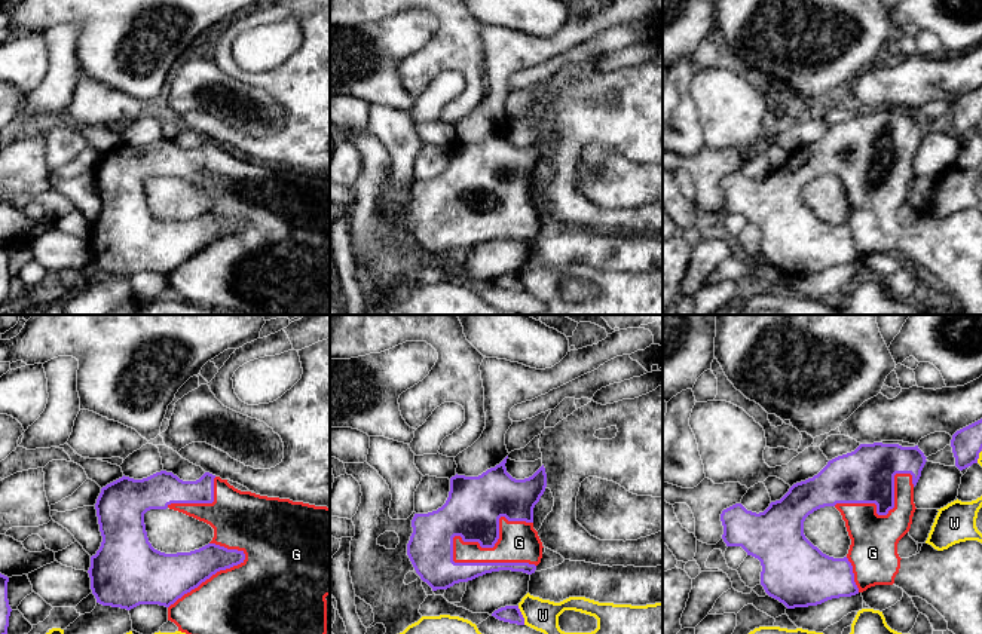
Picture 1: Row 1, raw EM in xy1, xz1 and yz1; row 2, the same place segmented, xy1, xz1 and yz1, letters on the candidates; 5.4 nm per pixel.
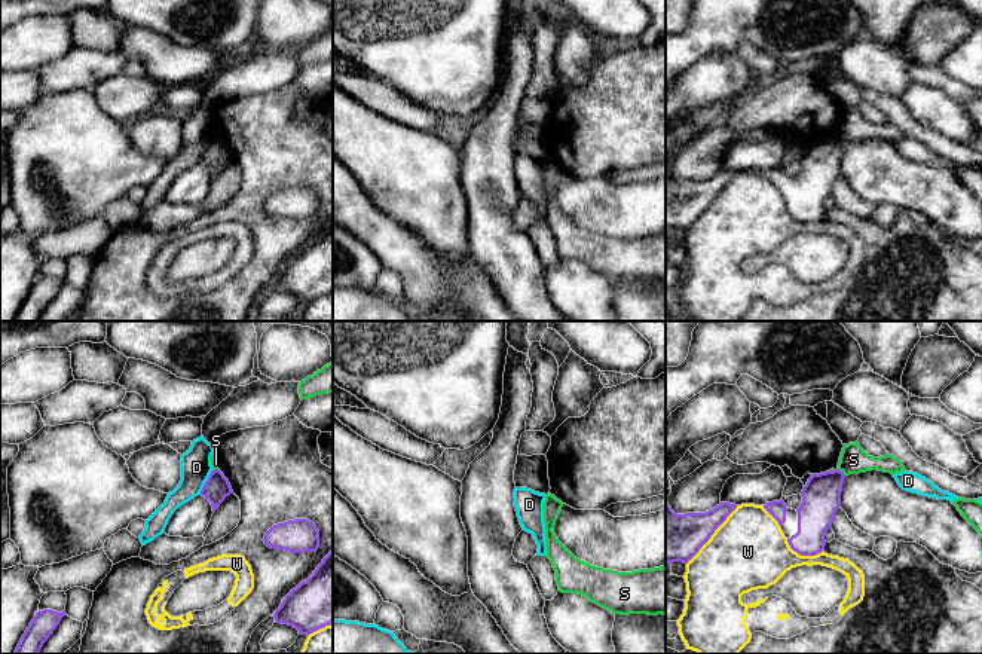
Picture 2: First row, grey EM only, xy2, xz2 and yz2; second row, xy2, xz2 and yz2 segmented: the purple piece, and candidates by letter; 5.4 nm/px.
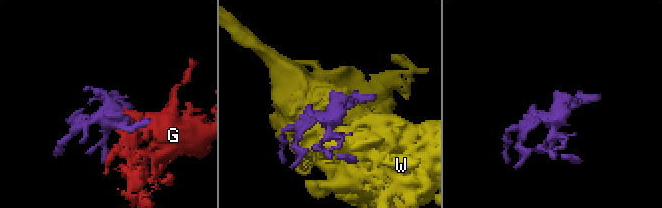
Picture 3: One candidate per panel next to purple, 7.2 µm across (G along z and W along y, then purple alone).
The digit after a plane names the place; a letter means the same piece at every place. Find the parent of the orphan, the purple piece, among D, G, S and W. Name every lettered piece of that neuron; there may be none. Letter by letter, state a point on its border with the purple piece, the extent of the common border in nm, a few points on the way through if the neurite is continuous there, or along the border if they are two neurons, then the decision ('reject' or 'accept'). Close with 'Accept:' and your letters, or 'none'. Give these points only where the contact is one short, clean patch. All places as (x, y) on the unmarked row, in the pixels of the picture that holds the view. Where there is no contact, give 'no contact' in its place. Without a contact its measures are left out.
D: xy2 (205, 149) | 150 nm | along xy2 (211, 137), (199, 161) | reject
G: xz1 (483, 230) | 480 nm | accept
S: yz2 (843, 140) | 60 nm | along yz2 (838, 136), (844, 143) | reject
W: yz2 (712, 201) | 420 nm | reject
Accept: G

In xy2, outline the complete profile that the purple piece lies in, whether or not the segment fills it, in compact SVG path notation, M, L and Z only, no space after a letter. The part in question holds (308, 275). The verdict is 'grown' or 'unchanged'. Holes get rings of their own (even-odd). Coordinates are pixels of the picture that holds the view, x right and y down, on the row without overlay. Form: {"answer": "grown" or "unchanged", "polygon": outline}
{"answer": "unchanged", "polygon": "M333 218L316 233L313 241L293 256L273 281L276 290L293 293L300 302L310 302L333 290Z"}

